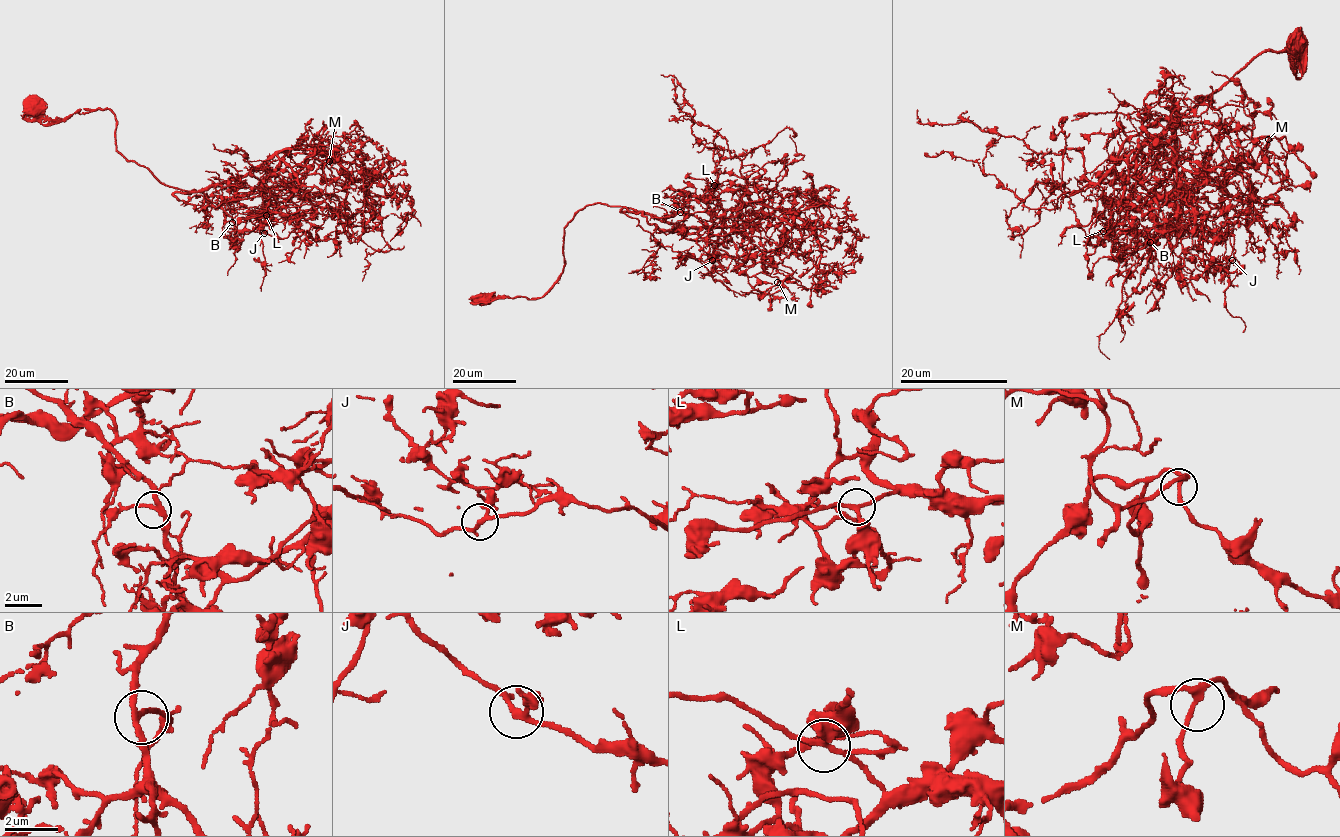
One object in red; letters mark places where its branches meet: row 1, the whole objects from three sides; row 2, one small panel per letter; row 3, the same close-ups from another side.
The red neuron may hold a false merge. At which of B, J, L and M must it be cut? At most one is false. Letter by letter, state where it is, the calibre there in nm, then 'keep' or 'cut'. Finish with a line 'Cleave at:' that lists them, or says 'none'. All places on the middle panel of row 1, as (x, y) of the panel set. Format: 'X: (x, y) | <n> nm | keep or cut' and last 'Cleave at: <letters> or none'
B: (680, 212) | 200 nm | keep
J: (712, 260) | 200 nm | keep
L: (714, 185) | 180 nm | keep
M: (777, 282) | 220 nm | keep
Cleave at: none

